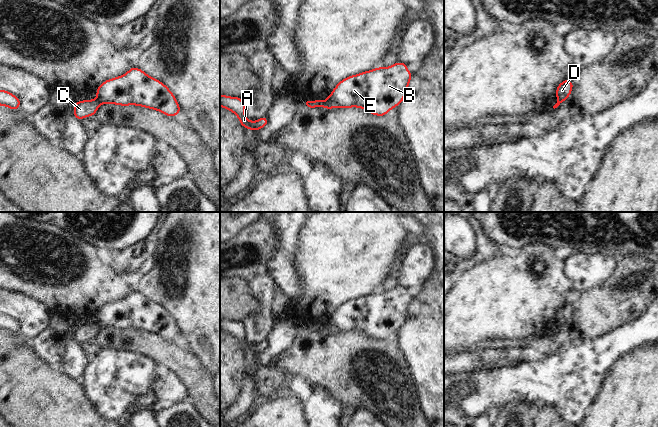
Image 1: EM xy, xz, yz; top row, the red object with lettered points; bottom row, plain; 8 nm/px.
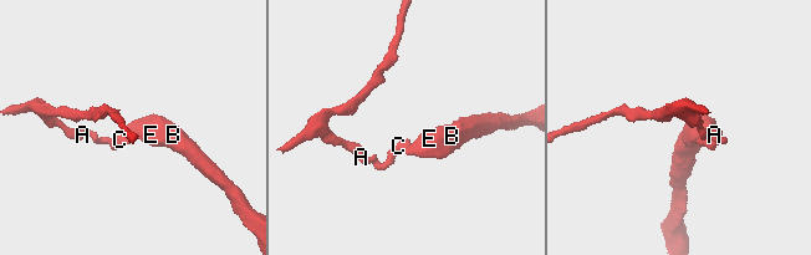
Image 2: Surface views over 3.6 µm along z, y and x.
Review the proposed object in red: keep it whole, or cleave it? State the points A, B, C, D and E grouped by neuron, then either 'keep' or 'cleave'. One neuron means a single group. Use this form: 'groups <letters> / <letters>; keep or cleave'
groups A C / B D E; cleave

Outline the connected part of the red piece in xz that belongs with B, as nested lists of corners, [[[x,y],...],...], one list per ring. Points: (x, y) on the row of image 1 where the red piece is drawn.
[[[397,62],[390,67],[378,67],[346,77],[323,101],[323,107],[358,107],[370,114],[385,116],[403,101],[412,76],[406,63]]]

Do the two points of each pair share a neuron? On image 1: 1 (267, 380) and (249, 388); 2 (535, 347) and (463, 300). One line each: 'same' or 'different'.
1: different
2: different

